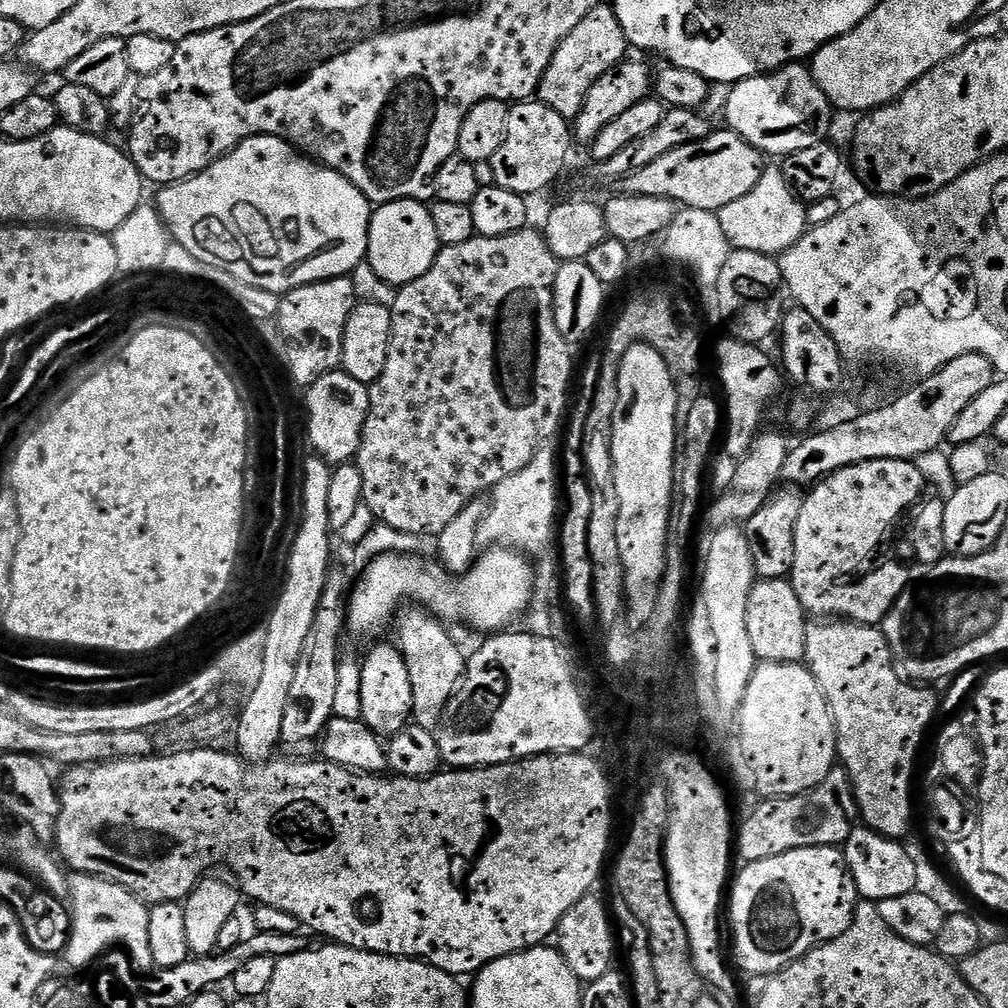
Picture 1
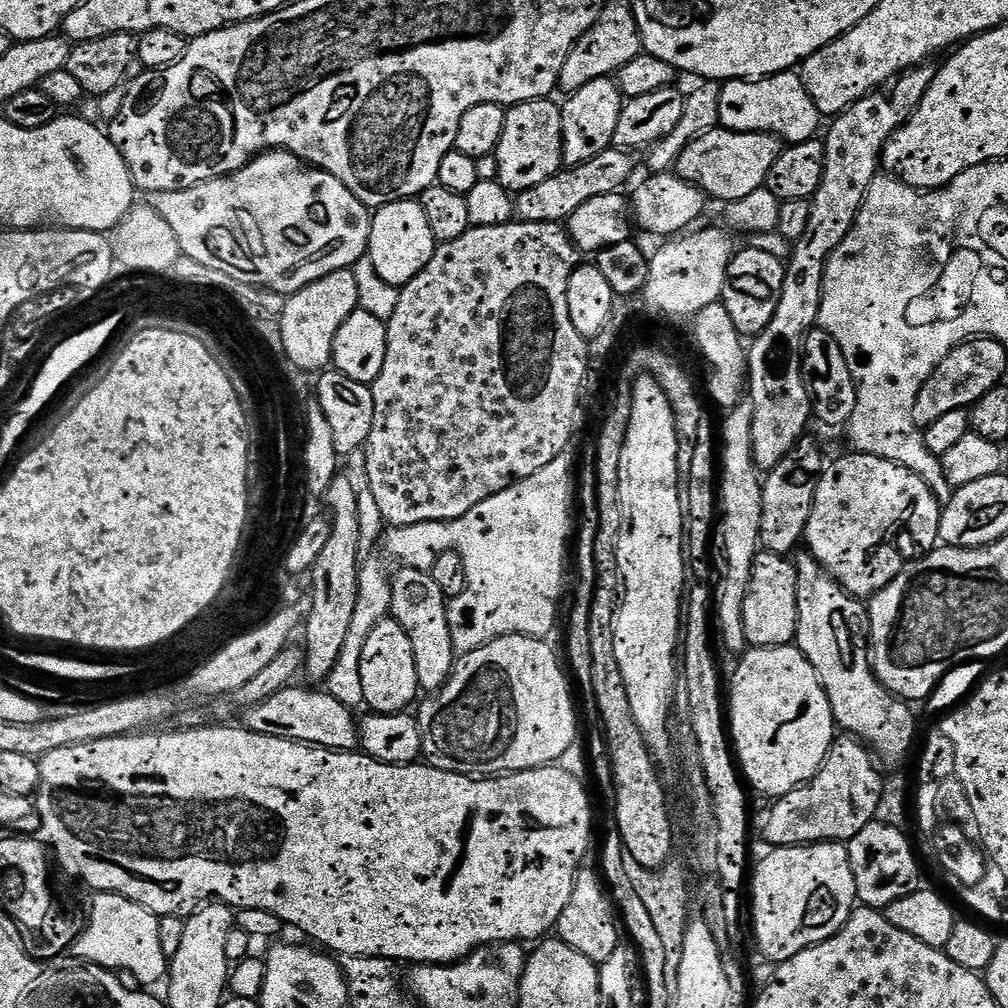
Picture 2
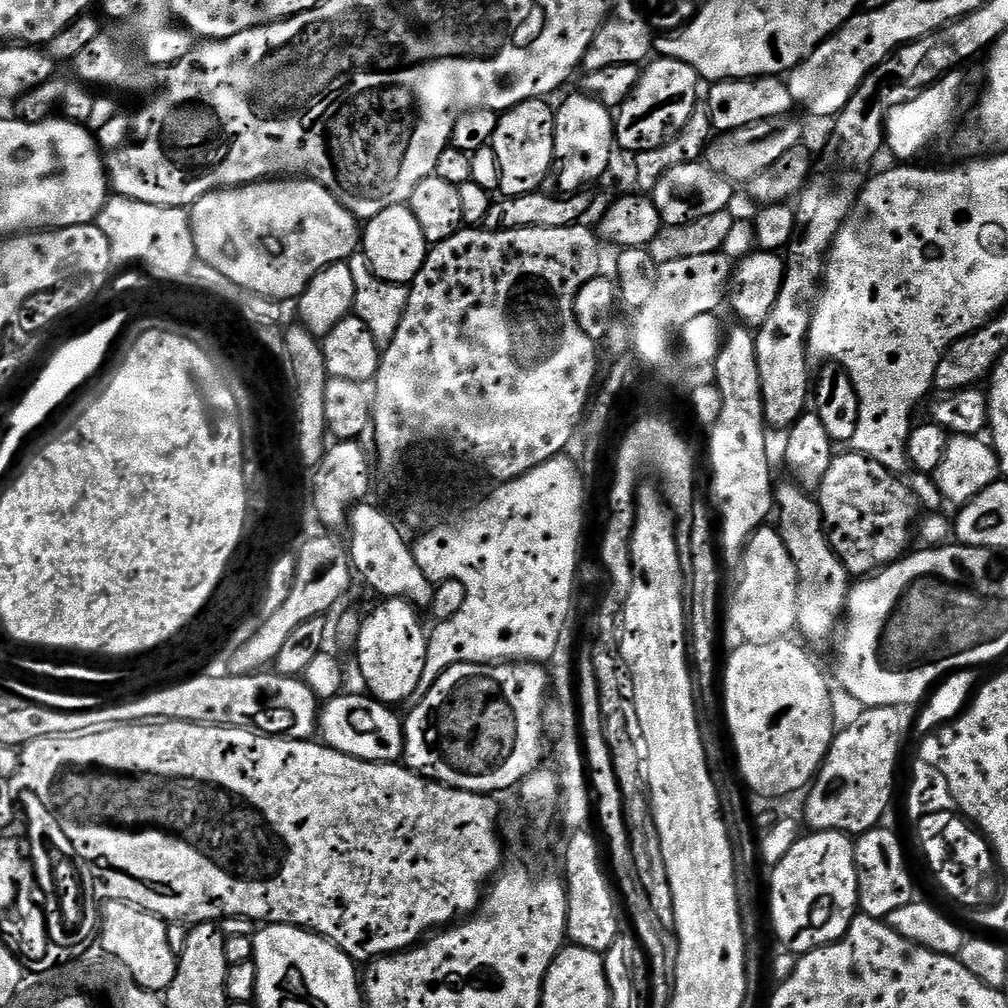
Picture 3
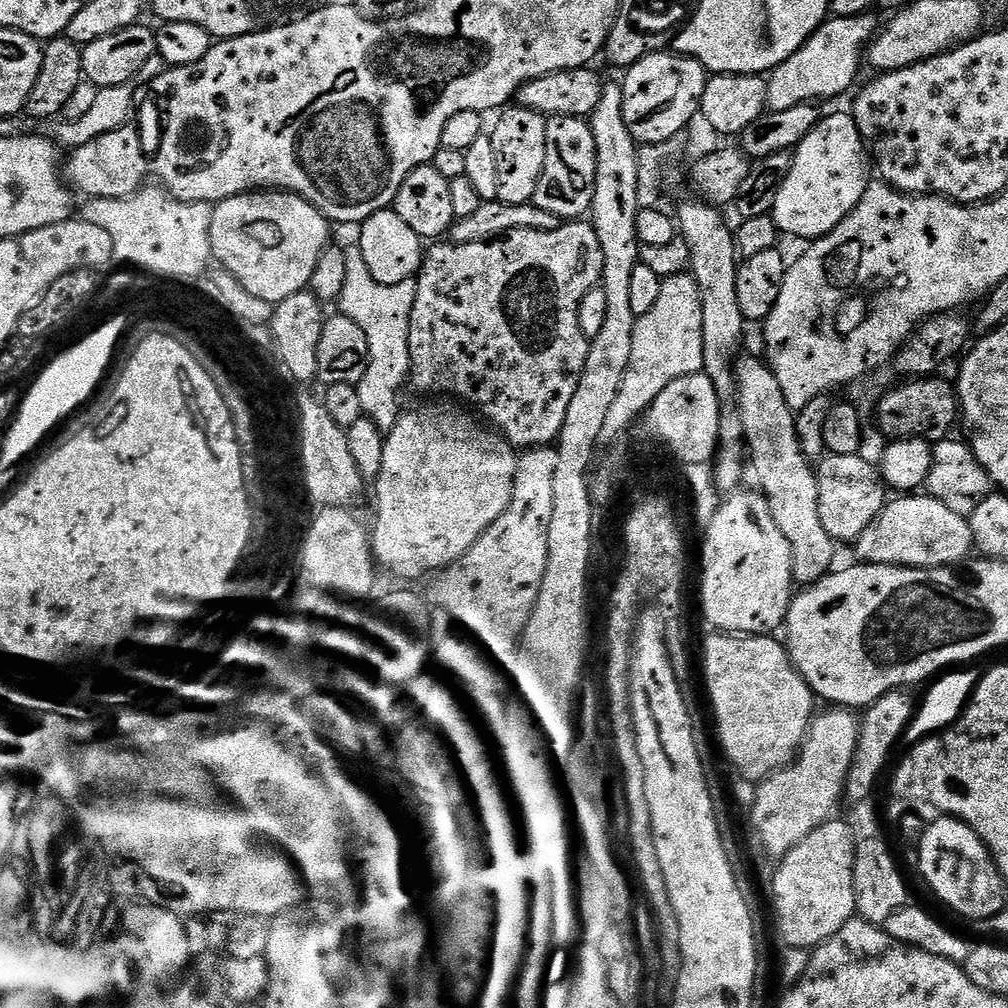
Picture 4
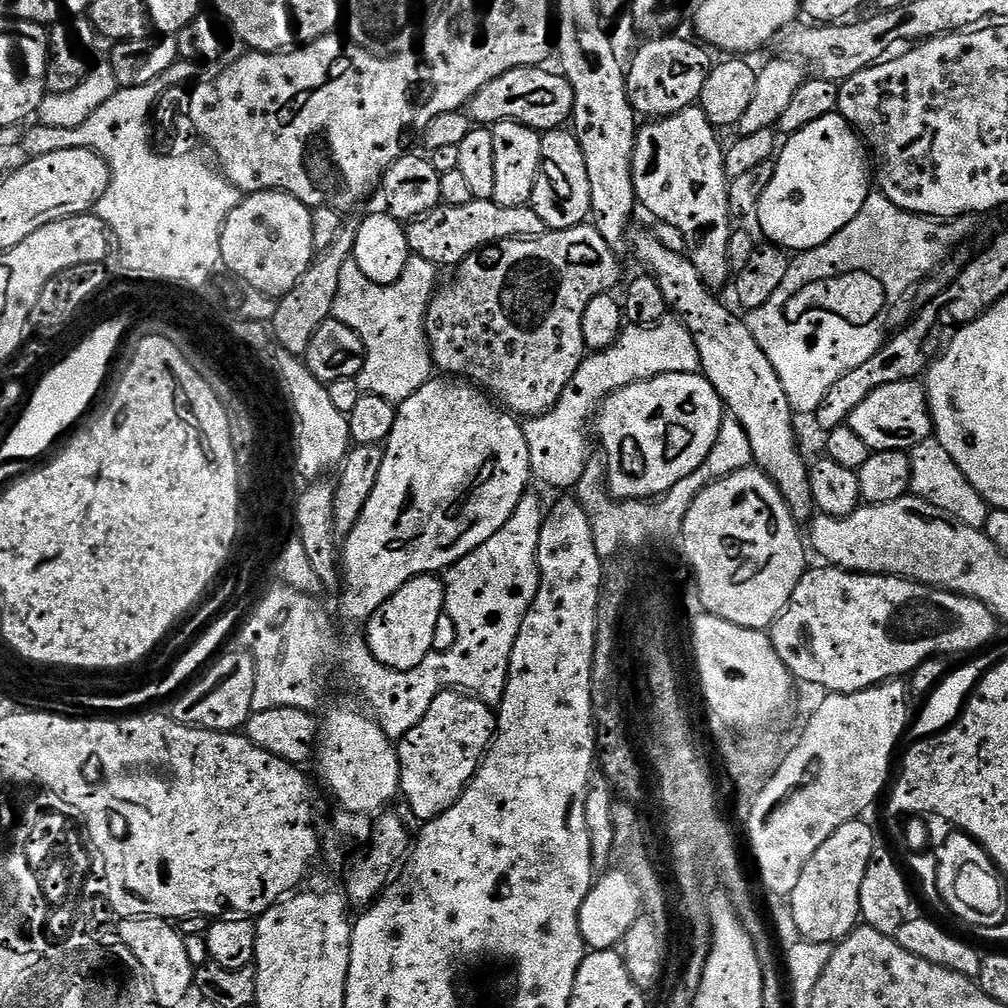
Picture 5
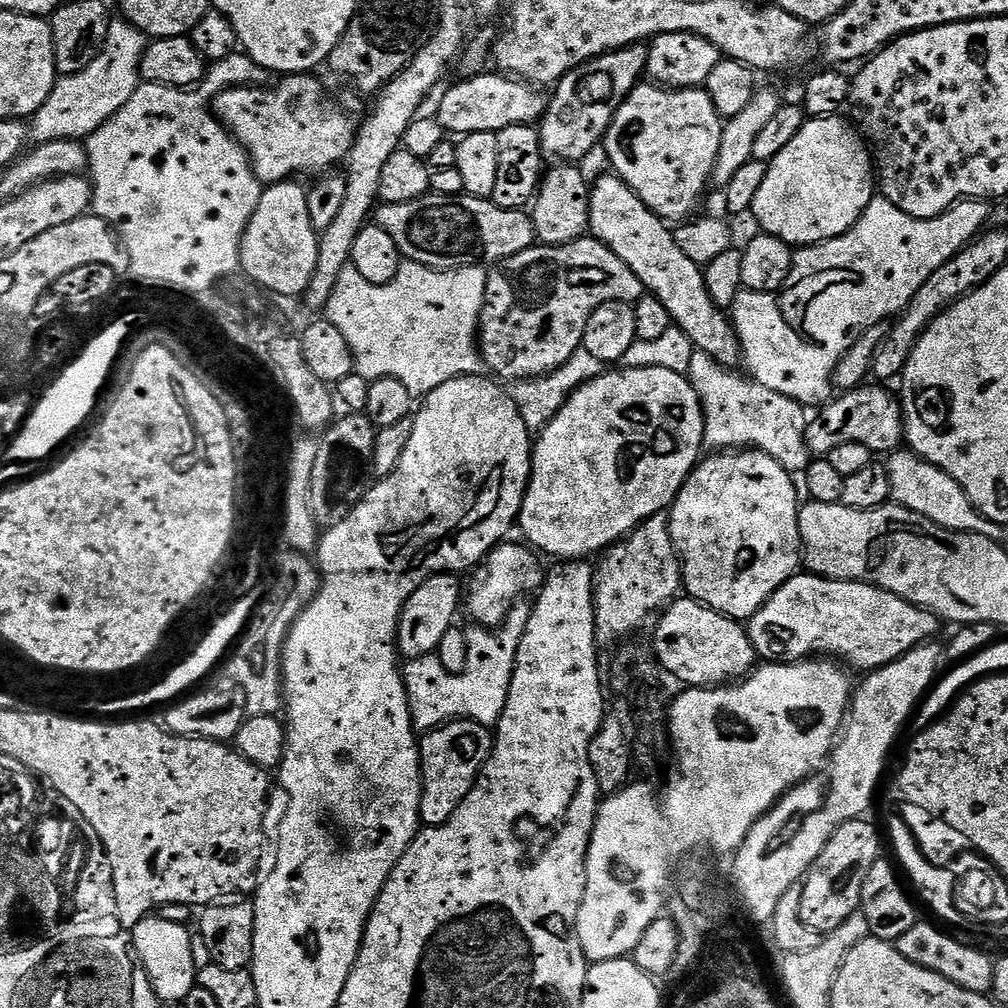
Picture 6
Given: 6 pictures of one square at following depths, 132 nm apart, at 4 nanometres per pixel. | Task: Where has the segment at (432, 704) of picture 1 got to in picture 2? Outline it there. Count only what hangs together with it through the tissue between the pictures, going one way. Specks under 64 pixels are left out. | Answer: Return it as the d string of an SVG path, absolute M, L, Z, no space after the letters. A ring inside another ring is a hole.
M401 567L391 577L392 607L391 619L406 630L406 638L410 638L410 647L414 650L414 670L418 670L420 692L435 694L450 678L452 667L456 665L458 653L454 646L454 638L450 634L448 621L449 601L438 588L431 572L423 572L417 568Z

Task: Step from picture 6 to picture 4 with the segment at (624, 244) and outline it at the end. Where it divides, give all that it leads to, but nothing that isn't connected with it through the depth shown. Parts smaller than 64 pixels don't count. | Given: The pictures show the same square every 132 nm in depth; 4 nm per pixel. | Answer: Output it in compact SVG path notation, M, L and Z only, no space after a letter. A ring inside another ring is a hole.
M743 356L735 361L736 387L750 468L756 471L759 491L764 493L774 522L778 522L778 530L782 530L786 542L790 542L793 581L800 586L816 584L833 571L838 548L837 541L826 534L822 514L818 512L817 469L798 442L794 410L786 402L771 367L761 357L760 361L756 356Z

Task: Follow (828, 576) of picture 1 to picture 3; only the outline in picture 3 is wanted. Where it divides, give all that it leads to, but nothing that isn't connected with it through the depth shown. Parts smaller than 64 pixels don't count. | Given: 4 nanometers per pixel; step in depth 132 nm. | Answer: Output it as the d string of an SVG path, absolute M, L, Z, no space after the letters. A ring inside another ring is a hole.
M853 450L849 456L837 455L833 459L830 470L826 470L826 478L822 478L818 503L822 510L824 528L828 532L828 540L853 577L863 578L887 568L890 564L895 564L905 555L907 548L904 547L907 546L908 539L914 536L913 528L918 520L915 494L908 489L907 483L901 477L895 476L890 470L886 470L859 451Z

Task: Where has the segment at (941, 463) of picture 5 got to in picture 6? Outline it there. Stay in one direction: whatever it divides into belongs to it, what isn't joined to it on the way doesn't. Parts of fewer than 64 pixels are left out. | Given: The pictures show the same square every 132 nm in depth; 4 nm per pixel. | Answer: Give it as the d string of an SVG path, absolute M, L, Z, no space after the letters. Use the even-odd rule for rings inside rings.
M897 450L887 457L886 467L890 478L890 490L892 491L891 503L900 504L906 510L914 510L914 514L922 514L922 518L930 518L938 526L955 532L973 532L982 538L1000 542L1005 538L1005 529L995 524L990 518L982 515L972 505L966 490L946 474L938 466L926 462L911 450Z

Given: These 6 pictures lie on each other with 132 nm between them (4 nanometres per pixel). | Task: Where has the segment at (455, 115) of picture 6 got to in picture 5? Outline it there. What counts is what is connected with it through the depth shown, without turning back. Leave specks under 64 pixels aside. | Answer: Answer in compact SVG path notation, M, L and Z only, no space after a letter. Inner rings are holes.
M537 66L534 68L515 68L482 86L478 94L469 100L466 111L473 121L480 126L491 126L503 120L513 120L519 124L525 124L543 134L563 129L572 119L572 107L574 106L574 90L570 82L559 71L547 72L547 67Z

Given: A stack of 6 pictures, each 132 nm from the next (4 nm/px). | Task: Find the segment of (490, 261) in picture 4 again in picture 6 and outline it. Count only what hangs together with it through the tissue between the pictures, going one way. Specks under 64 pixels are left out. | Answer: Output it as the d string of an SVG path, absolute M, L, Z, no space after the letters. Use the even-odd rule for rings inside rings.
M581 238L569 244L533 246L499 261L488 272L484 309L480 315L478 347L485 365L497 372L501 381L523 382L537 376L548 376L569 360L584 343L586 322L590 314L611 300L635 305L645 295L642 282L618 254L614 254L601 240Z

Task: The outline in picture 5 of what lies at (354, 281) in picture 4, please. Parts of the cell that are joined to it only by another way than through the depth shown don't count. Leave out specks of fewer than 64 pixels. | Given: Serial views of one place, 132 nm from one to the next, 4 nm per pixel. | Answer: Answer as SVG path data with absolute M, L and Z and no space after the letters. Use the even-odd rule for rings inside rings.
M409 255L406 270L393 284L375 284L358 270L358 262L349 258L338 274L338 298L334 298L332 316L350 326L364 343L364 365L354 377L361 393L386 398L399 406L410 394L417 392L427 380L433 379L432 352L424 332L424 319L432 297L438 291L437 265L426 258Z

